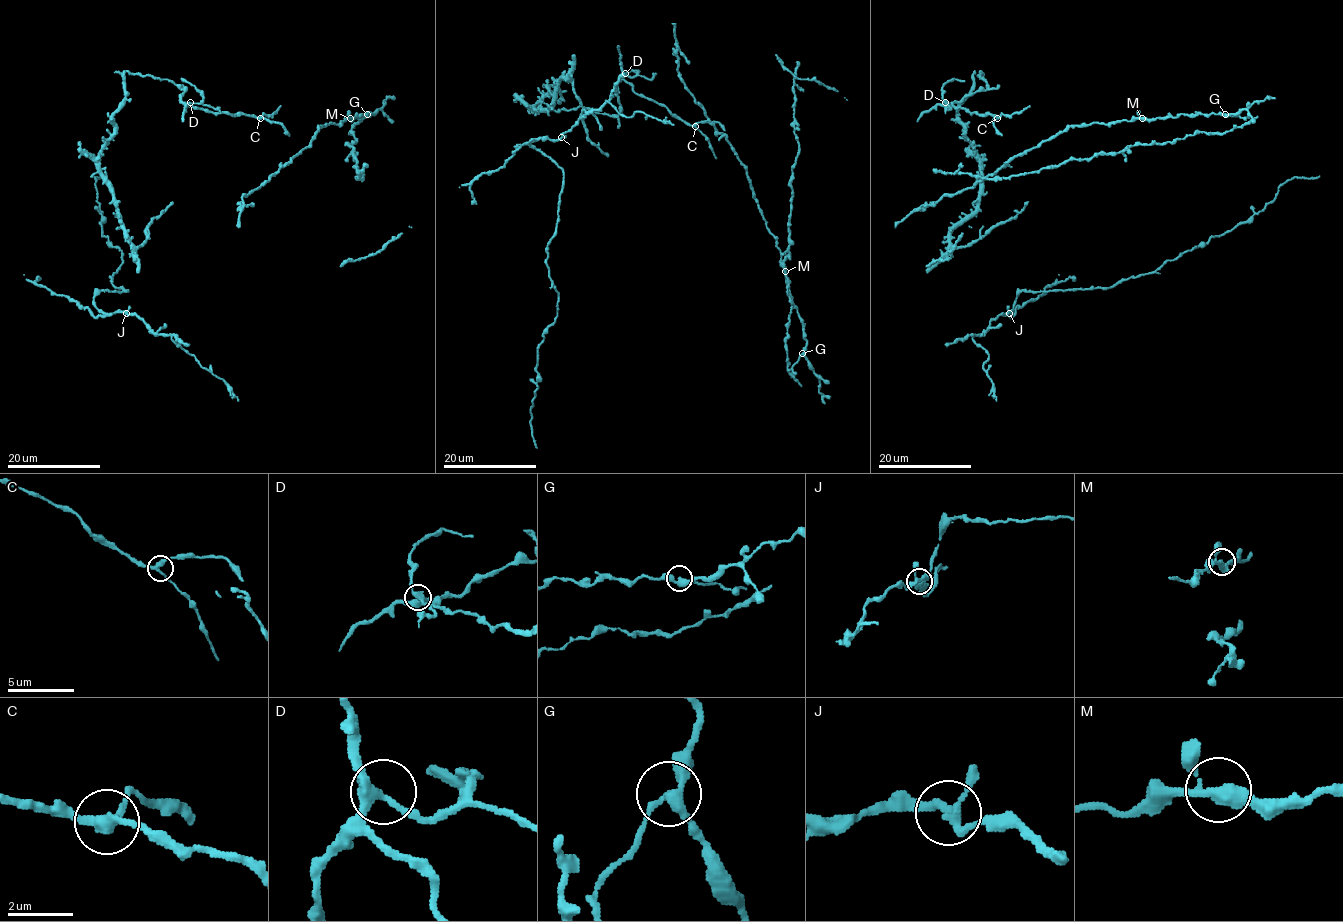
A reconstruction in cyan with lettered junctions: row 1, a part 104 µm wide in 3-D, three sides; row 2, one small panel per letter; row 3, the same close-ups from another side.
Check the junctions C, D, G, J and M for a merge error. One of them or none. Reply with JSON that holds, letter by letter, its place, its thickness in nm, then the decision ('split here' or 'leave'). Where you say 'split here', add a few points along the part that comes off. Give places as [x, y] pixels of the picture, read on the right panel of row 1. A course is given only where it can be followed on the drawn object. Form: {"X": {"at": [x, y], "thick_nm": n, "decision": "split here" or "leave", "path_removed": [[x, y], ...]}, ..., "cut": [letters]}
{"C": {"at": [997, 118], "thick_nm": 280, "decision": "leave"}, "D": {"at": [945, 102], "thick_nm": 320, "decision": "leave"}, "G": {"at": [1225, 114], "thick_nm": 300, "decision": "split here", "path_removed": [[1225, 114], [1248, 118]]}, "J": {"at": [1009, 313], "thick_nm": 240, "decision": "leave"}, "M": {"at": [1142, 118], "thick_nm": 280, "decision": "leave"}, "cut": ["G"]}

